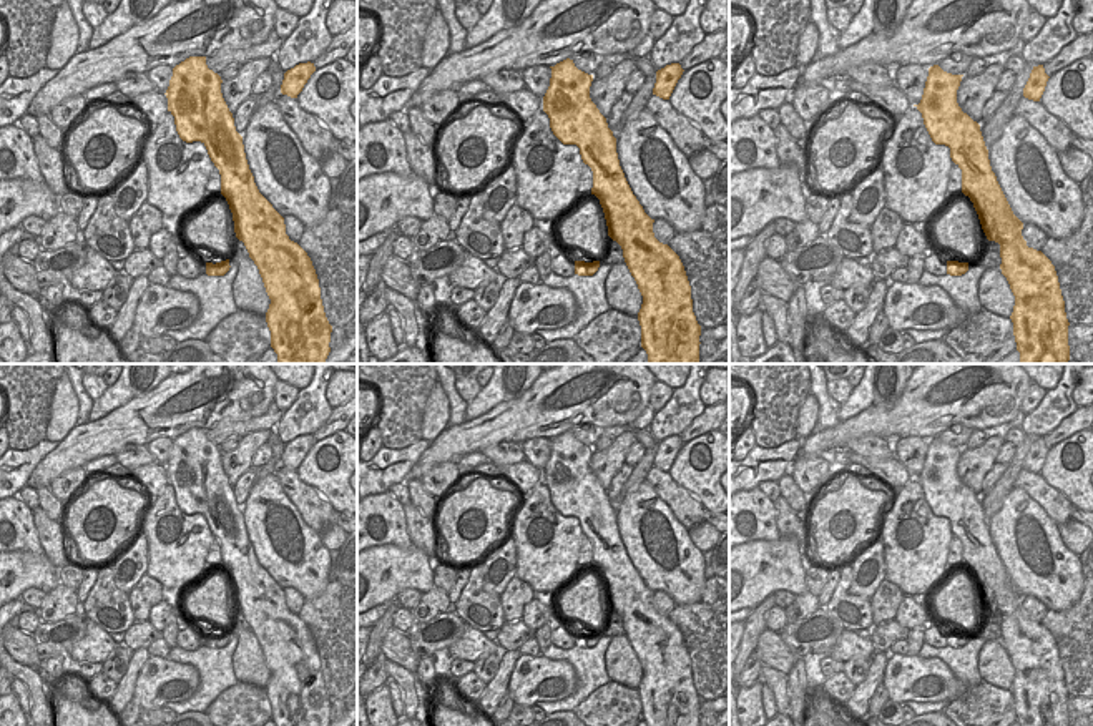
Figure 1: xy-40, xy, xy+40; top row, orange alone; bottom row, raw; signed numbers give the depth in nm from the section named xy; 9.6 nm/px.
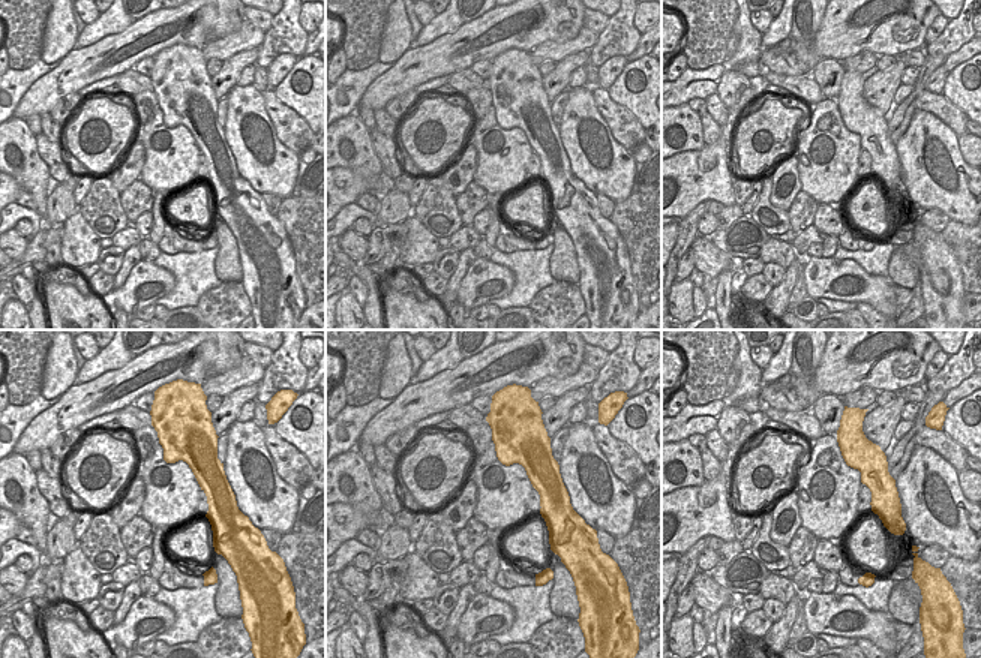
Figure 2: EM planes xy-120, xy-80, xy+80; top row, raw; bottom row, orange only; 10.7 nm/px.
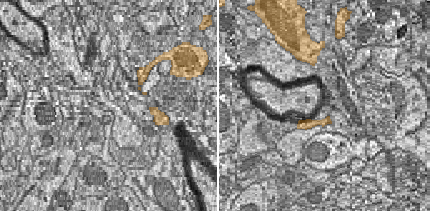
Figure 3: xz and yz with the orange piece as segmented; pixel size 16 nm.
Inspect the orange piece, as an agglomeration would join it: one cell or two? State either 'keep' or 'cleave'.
keep

